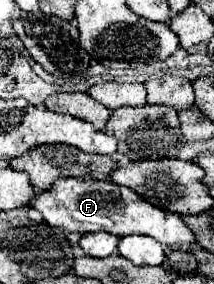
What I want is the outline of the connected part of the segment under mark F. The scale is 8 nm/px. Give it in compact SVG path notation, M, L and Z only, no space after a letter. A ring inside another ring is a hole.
M63 178L55 182L51 190L39 192L31 206L43 214L49 226L57 226L67 232L109 232L119 238L131 234L145 234L171 248L179 248L183 244L197 244L195 234L179 214L151 206L149 202L141 200L133 190L109 180L101 182L93 178Z

